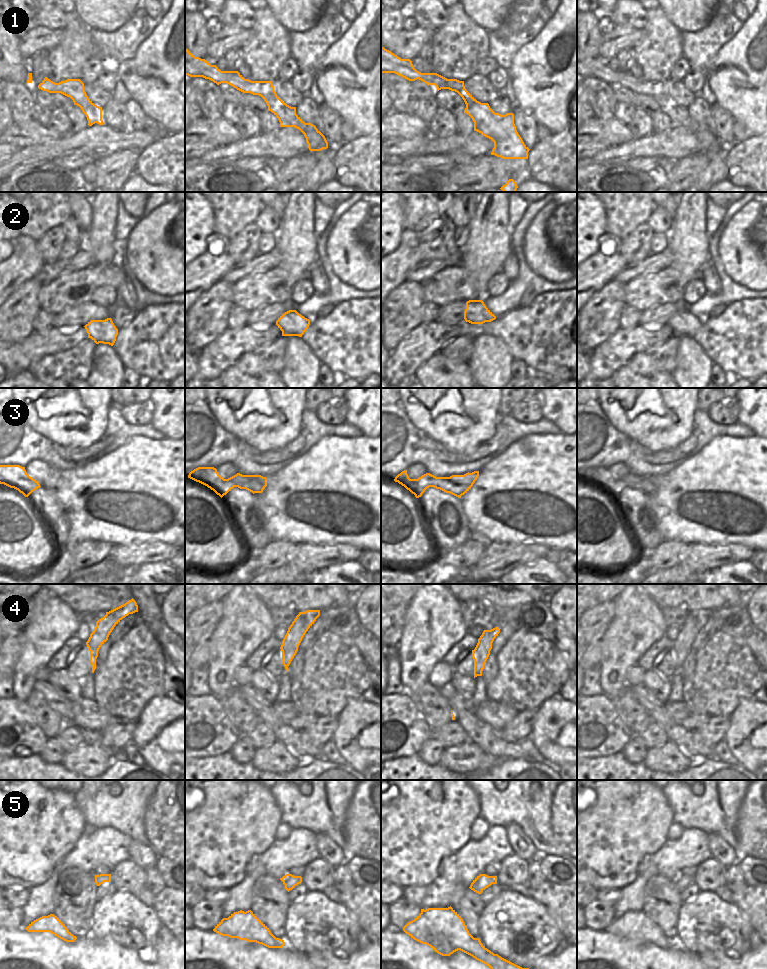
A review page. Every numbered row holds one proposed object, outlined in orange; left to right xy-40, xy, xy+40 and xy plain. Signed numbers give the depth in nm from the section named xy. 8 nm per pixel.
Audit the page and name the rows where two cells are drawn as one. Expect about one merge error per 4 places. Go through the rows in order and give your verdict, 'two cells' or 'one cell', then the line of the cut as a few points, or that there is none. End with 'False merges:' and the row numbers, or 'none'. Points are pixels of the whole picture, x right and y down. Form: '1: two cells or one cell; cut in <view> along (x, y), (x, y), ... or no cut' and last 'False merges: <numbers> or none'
1: two cells; cut in xy along (262, 97), (278, 98)
2: one cell; no cut
3: one cell; no cut
4: two cells; cut in xy+40 along (474, 649), (481, 657), (483, 664)
5: one cell; no cut
False merges: 1, 4

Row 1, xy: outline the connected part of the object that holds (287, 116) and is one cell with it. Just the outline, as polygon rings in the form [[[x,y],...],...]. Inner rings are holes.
[[[263,97],[271,111],[279,120],[280,127],[295,127],[305,136],[310,151],[328,148],[325,136],[311,123],[305,123],[297,114],[296,107],[287,105],[278,97]]]

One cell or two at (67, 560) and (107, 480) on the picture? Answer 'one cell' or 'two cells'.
one cell

